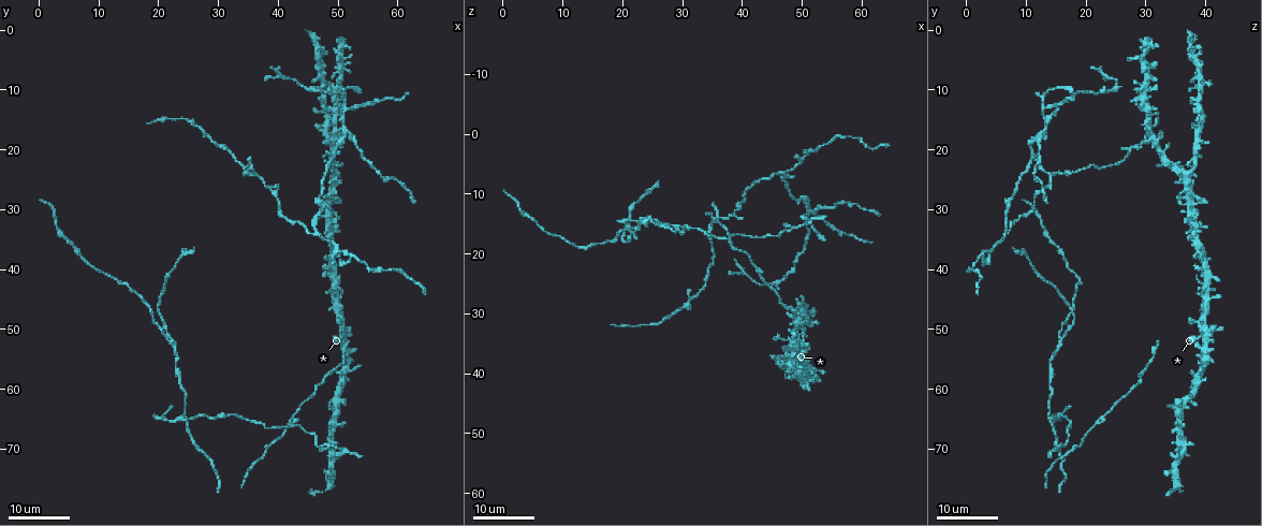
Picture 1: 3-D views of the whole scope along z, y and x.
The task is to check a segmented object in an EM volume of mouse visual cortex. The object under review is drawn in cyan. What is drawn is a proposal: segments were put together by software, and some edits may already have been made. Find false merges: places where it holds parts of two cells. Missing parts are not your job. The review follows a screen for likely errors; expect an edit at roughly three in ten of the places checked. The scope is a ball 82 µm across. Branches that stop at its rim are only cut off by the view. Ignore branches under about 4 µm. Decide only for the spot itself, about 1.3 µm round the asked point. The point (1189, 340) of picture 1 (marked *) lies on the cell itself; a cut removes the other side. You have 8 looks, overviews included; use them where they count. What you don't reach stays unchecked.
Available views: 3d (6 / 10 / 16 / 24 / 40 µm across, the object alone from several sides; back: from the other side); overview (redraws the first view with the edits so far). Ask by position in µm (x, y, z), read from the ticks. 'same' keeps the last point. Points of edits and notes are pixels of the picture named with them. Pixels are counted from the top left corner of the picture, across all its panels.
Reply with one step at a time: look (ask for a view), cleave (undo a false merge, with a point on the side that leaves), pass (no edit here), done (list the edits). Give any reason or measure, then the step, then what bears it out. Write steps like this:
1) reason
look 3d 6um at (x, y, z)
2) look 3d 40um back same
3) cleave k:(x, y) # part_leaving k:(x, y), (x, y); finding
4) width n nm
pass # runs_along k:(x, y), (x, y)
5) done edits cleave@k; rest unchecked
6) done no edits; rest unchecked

three arms meet
look 3d 24um at (22.0, 52.0, 16.0)

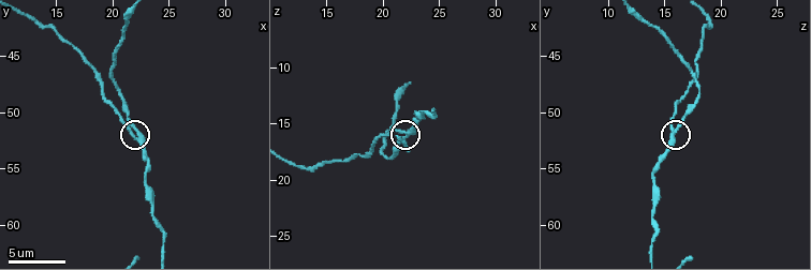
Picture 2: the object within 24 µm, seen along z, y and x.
look 3d 10um at (21.8, 52.0, 15.6)

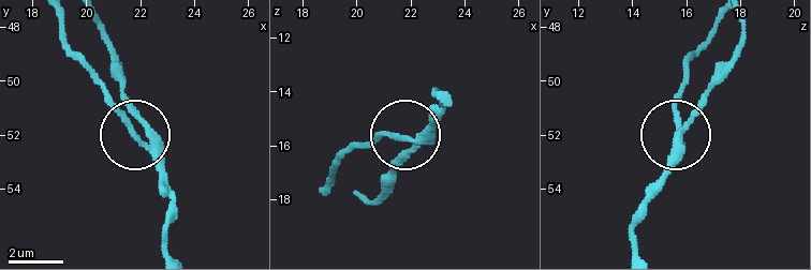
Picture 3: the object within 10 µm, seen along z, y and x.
side_arm 24 um
pass # runs_along 3:(442, 90), (430, 122), (396, 166), (394, 192); all the same cell

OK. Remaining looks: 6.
sudden change in width
look 3d 16um at (55.5, 40.0, 0.5)

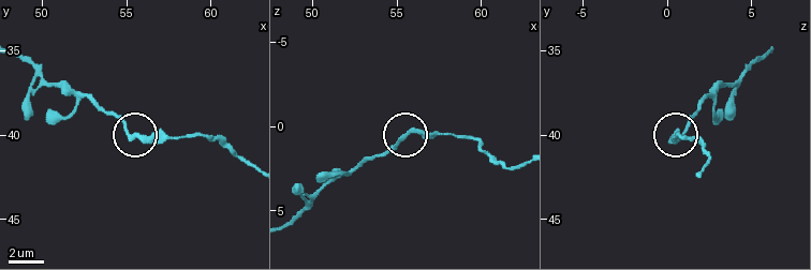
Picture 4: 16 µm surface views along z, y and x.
look 3d 10um at (55.2, 40.1, 0.6)

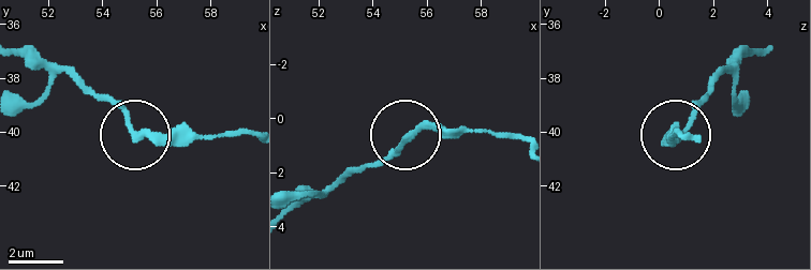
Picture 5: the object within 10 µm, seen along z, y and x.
look 3d 10um back at (55.4, 40.1, 0.7)

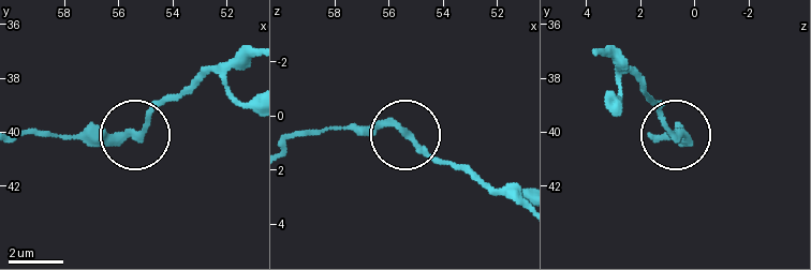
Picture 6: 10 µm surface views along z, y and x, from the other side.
pass # runs_along 6:(522, 207), (432, 159), (397, 129), (330, 126); continuous, no second cell

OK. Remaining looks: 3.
three arms meet
look 3d 16um at (46.0, 34.5, 6.5)

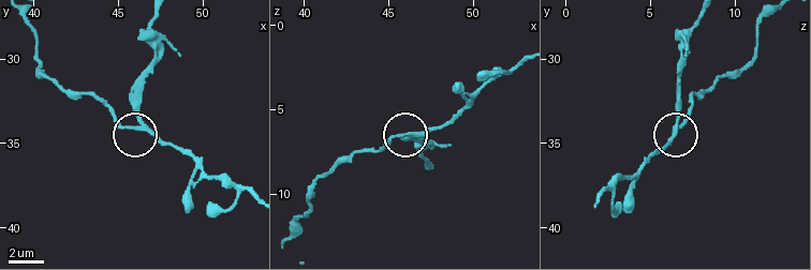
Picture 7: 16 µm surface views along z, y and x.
look 3d 10um at (45.9, 34.2, 6.5)

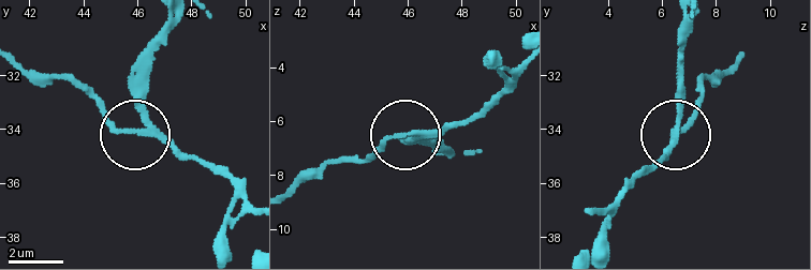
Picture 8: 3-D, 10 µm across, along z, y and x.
width 180 nm
cleave 8:(142, 98) # part_leaving 8:(157, 129), (143, 95), (143, 61), (166, 19); a second cell is stuck on

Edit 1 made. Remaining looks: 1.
done edits cleave@8; rest unchecked

